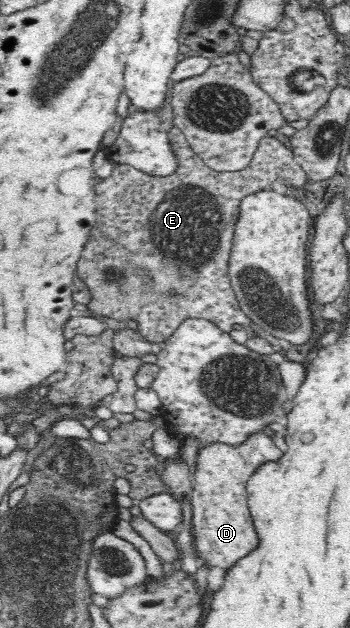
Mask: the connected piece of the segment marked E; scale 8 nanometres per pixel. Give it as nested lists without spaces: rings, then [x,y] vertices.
[[[172,128],[168,135],[171,151],[177,159],[177,170],[173,174],[155,176],[122,164],[116,165],[107,178],[95,182],[98,220],[76,266],[76,275],[92,294],[91,302],[86,304],[90,312],[122,322],[133,318],[137,320],[141,336],[153,343],[163,343],[184,320],[192,318],[211,321],[225,332],[233,330],[233,324],[253,325],[253,320],[239,306],[227,266],[240,202],[257,190],[271,188],[271,182],[304,188],[308,180],[293,151],[276,137],[266,135],[260,139],[251,162],[245,168],[219,172],[205,164],[179,129]]]

